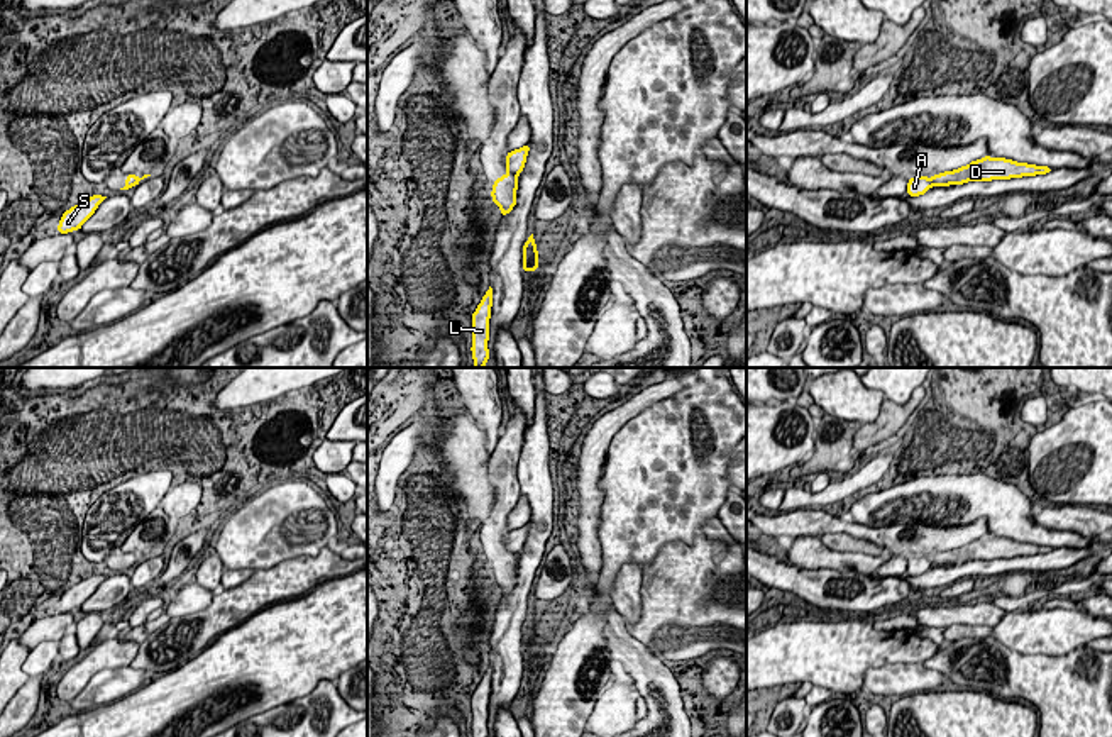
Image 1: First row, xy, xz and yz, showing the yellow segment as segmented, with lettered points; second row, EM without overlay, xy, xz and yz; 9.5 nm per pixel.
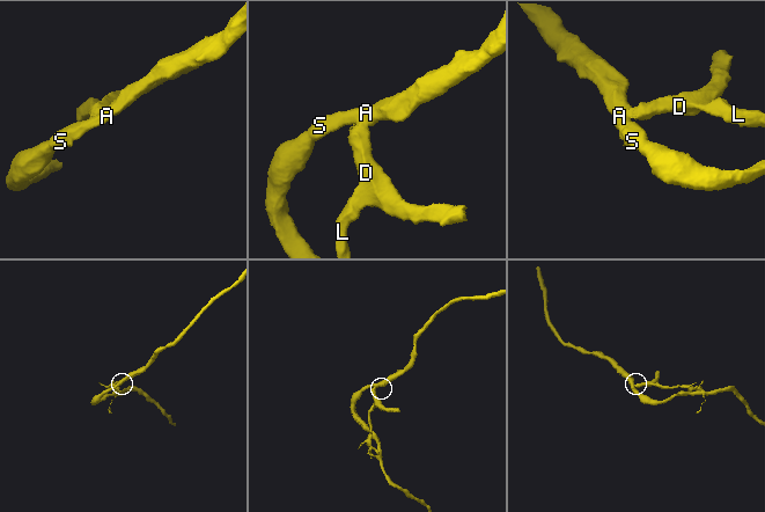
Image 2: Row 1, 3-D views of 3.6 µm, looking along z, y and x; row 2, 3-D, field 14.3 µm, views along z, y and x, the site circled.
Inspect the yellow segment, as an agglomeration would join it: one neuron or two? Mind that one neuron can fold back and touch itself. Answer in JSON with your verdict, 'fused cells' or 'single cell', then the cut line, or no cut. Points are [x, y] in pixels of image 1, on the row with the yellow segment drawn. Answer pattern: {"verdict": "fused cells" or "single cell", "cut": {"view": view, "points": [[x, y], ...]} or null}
{"verdict": "fused cells", "cut": {"view": "xz", "points": [[508, 170], [517, 175]]}}

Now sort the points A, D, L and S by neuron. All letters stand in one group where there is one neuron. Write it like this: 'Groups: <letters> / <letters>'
Groups: A S / D L

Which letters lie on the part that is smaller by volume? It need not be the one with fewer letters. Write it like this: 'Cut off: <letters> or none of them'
Cut off: D, L

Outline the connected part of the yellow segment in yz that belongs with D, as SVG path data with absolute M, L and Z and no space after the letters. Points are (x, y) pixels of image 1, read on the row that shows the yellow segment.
M985 156L953 171L944 171L931 178L933 186L963 185L966 181L1010 180L1051 173L1053 168L1016 163L1005 158Z

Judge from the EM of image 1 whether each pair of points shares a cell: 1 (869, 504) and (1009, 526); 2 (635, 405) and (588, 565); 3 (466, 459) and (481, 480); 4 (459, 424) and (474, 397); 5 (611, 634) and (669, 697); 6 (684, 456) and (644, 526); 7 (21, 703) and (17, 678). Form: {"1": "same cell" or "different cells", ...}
{"1": "same cell", "2": "same cell", "3": "same cell", "4": "different cells", "5": "same cell", "6": "same cell", "7": "different cells"}

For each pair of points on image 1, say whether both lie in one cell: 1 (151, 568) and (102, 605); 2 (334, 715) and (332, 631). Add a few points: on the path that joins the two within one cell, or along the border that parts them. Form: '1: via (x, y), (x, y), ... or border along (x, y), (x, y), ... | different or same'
1: via (139, 580), (124, 583), (114, 593) | same
2: border along (335, 681), (322, 680), (308, 693), (297, 698) | different

